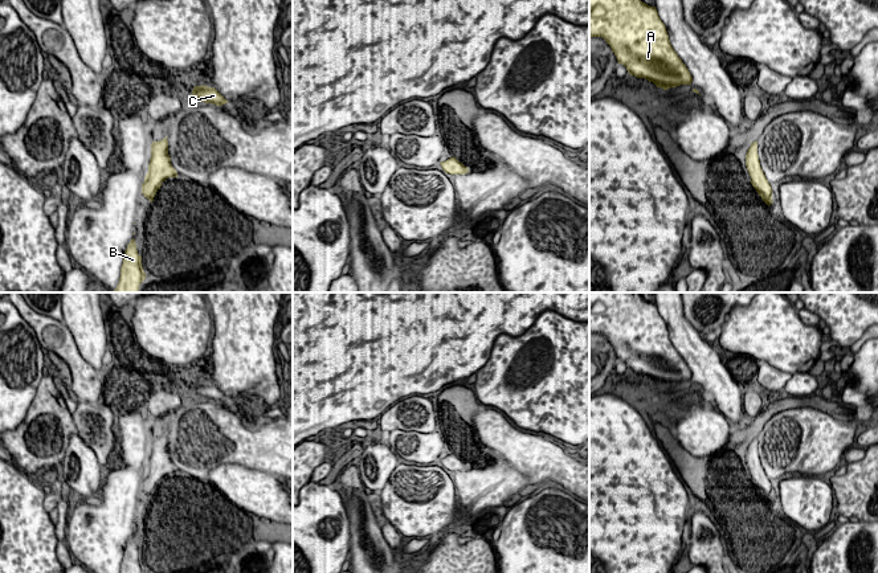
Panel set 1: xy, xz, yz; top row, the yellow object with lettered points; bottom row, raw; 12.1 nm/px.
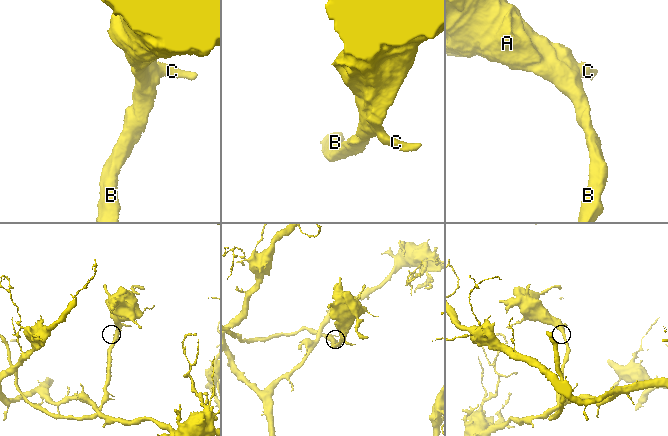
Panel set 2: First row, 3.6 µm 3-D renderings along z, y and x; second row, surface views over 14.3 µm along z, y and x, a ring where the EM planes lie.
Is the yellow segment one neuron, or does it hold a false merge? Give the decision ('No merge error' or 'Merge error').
No merge error

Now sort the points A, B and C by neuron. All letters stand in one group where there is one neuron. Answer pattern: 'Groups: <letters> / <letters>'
Groups: A B C

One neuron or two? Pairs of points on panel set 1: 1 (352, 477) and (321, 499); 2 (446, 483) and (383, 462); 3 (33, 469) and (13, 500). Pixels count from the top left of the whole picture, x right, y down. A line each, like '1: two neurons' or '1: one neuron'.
1: two neurons
2: two neurons
3: two neurons

